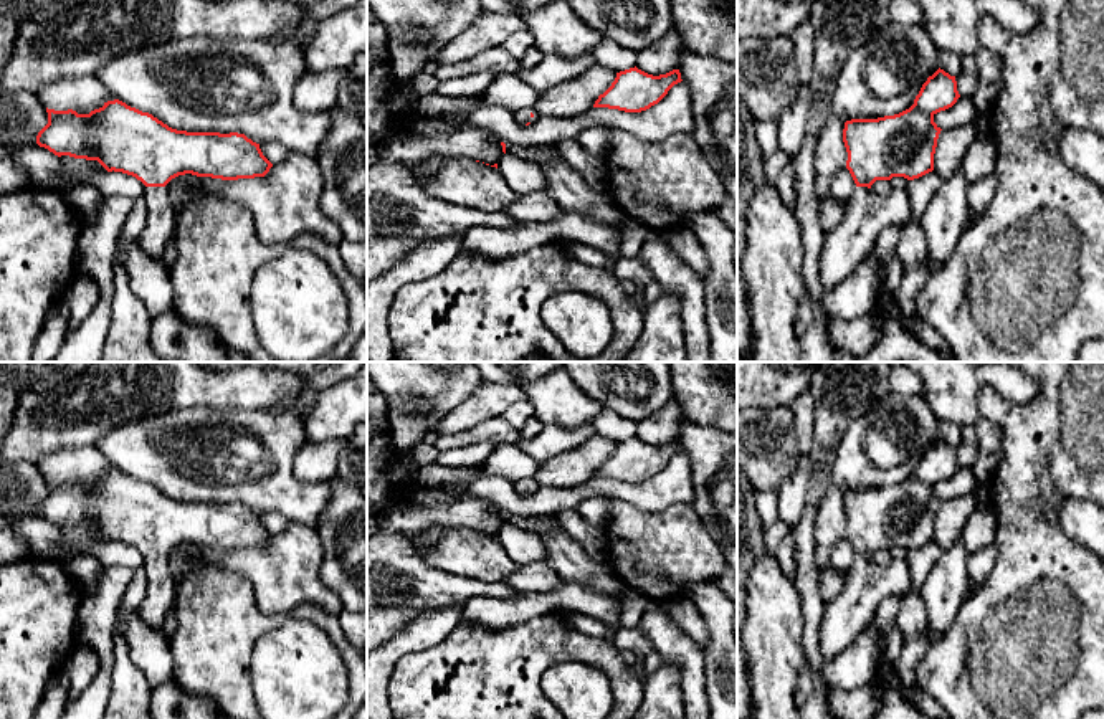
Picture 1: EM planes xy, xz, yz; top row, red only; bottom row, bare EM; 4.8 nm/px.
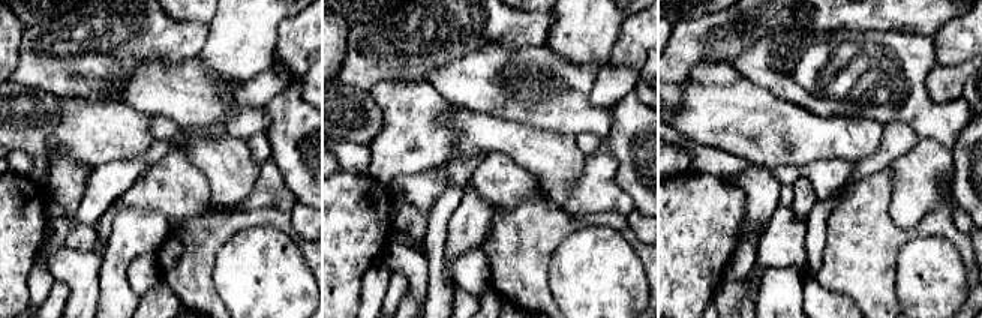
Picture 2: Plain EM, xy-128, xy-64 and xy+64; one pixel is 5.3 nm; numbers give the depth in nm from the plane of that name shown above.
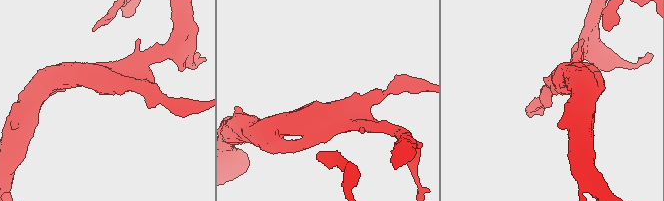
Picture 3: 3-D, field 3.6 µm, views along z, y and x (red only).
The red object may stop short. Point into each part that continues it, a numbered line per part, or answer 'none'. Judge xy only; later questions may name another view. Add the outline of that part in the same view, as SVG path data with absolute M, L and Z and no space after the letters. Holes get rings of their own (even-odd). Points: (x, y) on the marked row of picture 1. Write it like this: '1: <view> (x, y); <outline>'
1: xy (162, 219); M147 187L144 200L147 205L147 225L137 243L144 255L162 261L169 243L175 238L178 212L170 203L164 187Z

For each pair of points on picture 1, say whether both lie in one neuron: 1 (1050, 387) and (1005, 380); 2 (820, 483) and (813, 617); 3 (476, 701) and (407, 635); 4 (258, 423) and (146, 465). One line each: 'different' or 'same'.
1: different
2: same
3: different
4: same

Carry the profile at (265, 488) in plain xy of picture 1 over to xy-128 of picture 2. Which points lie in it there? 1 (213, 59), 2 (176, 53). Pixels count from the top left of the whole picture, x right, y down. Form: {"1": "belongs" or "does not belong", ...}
{"1": "does not belong", "2": "does not belong"}

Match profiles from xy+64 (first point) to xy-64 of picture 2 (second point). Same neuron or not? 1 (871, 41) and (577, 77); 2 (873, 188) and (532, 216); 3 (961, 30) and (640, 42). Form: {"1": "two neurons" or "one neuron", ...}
{"1": "one neuron", "2": "one neuron", "3": "one neuron"}

